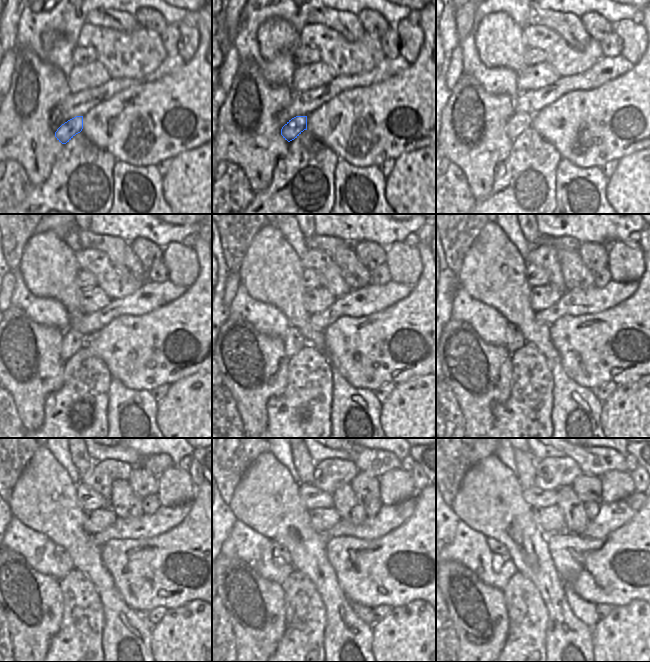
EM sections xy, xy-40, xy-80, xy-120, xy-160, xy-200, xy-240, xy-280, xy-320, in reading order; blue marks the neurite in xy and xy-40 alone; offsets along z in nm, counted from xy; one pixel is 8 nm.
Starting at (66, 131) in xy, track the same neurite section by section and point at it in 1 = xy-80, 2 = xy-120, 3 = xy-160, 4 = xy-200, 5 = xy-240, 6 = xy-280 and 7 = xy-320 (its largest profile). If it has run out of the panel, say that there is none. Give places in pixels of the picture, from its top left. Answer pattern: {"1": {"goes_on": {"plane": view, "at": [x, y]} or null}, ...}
{"1": {"goes_on": {"plane": "xy-80", "at": [520, 121]}}, "2": {"goes_on": {"plane": "xy-120", "at": [73, 341]}}, "3": {"goes_on": {"plane": "xy-160", "at": [294, 341]}}, "4": {"goes_on": {"plane": "xy-200", "at": [515, 339]}}, "5": {"goes_on": {"plane": "xy-240", "at": [61, 554]}}, "6": {"goes_on": {"plane": "xy-280", "at": [279, 551]}}, "7": {"goes_on": {"plane": "xy-320", "at": [496, 547]}}}

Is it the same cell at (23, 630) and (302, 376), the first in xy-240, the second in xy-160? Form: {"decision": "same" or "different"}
{"decision": "different"}

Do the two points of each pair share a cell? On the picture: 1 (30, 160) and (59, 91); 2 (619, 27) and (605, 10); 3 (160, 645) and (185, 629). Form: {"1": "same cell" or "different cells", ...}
{"1": "same cell", "2": "different cells", "3": "same cell"}

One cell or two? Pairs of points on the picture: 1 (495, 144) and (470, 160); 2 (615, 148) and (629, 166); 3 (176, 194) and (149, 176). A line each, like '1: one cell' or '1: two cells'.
1: one cell
2: two cells
3: two cells

